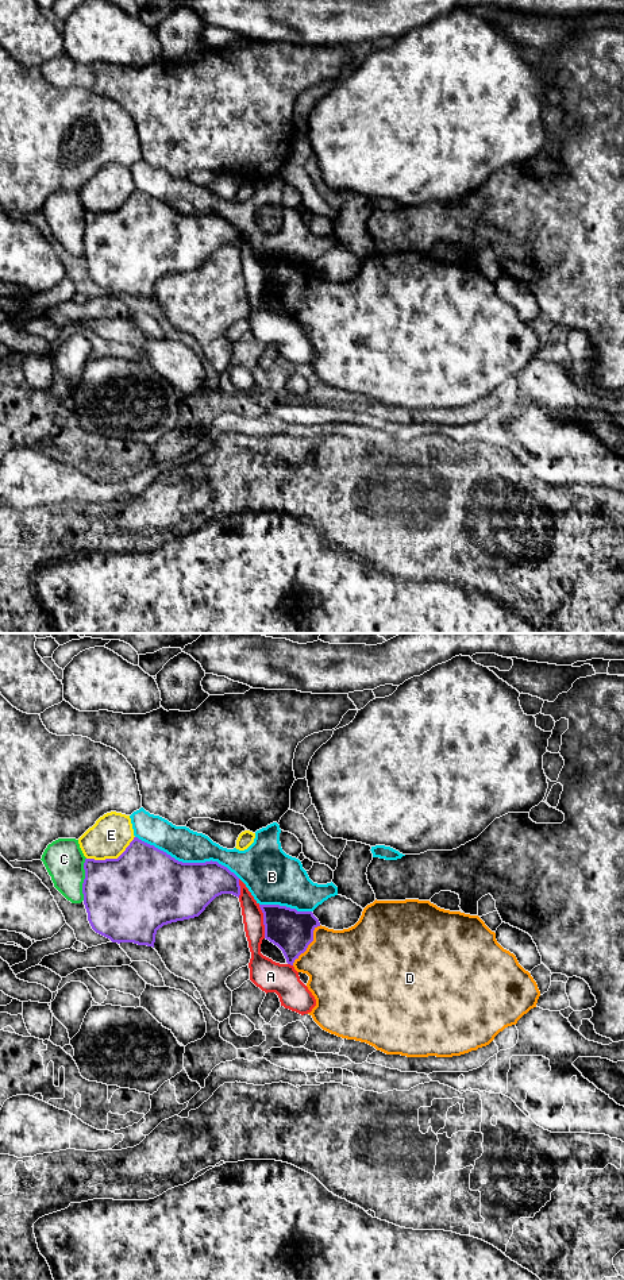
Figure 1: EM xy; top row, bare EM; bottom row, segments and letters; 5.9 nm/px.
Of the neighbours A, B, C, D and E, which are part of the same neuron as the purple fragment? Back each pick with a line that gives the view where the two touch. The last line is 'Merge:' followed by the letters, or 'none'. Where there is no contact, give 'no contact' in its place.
D: contact in xy
Merge: D

